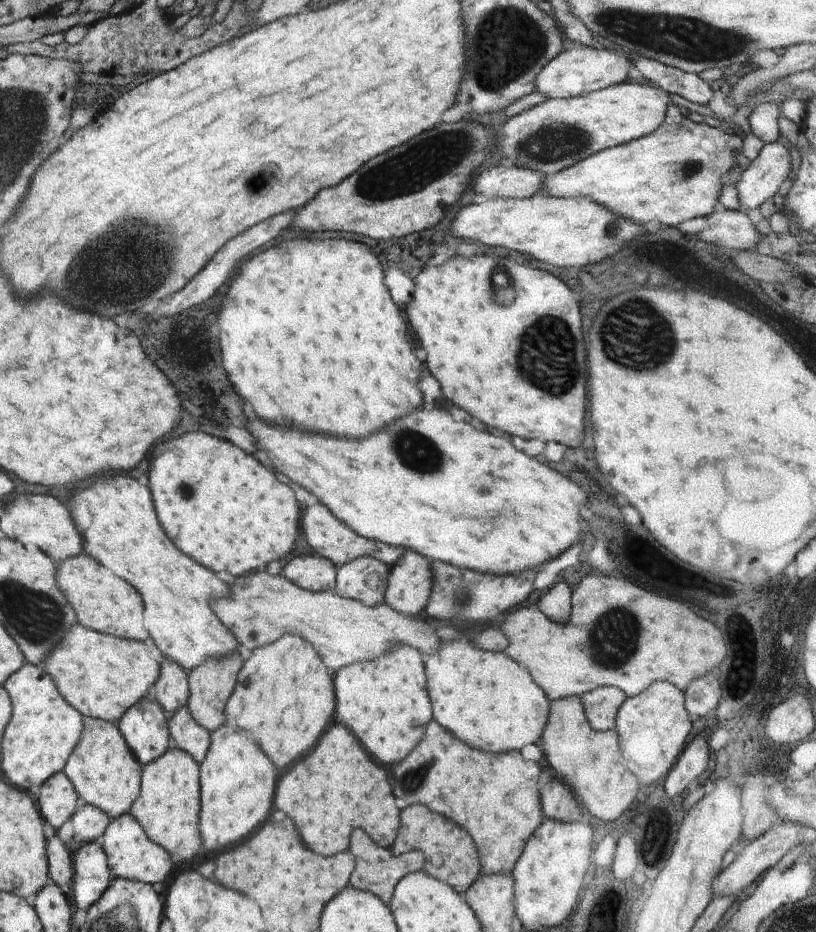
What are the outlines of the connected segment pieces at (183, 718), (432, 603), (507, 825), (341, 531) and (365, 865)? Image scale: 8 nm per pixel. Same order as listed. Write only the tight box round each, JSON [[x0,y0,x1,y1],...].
[[168,705,210,764],[425,559,544,627],[394,720,544,874],[301,502,406,568],[349,830,426,905]]

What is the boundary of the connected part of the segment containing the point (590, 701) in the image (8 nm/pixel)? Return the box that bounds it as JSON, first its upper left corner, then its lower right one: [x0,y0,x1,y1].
[581,686,626,732]

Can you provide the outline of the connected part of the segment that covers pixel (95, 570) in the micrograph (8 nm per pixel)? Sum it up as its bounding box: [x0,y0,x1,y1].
[58,552,149,642]

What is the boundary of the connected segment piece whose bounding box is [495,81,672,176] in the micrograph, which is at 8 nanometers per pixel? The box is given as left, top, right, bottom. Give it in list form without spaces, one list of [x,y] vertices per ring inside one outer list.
[[[627,81],[587,95],[546,99],[511,117],[495,132],[495,148],[502,156],[499,164],[553,175],[601,150],[654,132],[664,122],[670,104],[670,94],[662,88]]]

